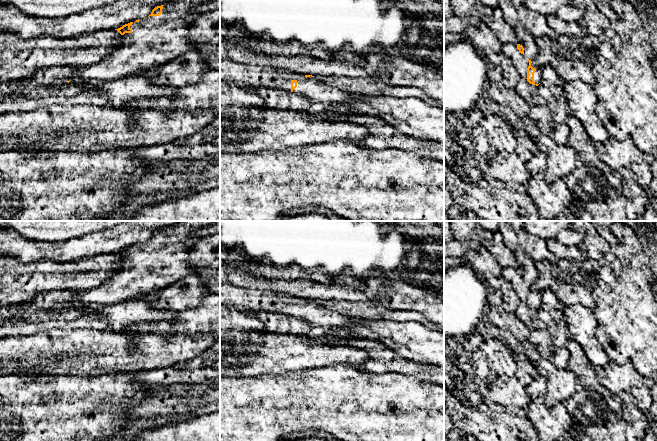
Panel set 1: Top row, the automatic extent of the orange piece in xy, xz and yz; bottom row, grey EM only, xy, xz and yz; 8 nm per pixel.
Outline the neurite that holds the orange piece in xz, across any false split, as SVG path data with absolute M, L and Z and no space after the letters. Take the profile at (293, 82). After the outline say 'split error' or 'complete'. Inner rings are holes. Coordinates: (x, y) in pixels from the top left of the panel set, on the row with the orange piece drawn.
M220 59L220 80L241 86L278 89L306 96L323 104L340 104L353 100L357 94L318 82L312 75L298 74L283 68L271 68Z; split error

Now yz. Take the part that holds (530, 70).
M517 25L514 29L519 42L517 45L503 44L503 53L511 59L522 78L526 78L530 84L538 86L541 82L540 69L531 66L532 60L538 54L536 37L522 25Z; split error

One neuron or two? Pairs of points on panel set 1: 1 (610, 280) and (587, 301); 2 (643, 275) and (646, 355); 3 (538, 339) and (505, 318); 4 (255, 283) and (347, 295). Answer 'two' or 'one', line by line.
1: two
2: one
3: two
4: one

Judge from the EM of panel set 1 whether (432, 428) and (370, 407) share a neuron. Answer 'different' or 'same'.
same

